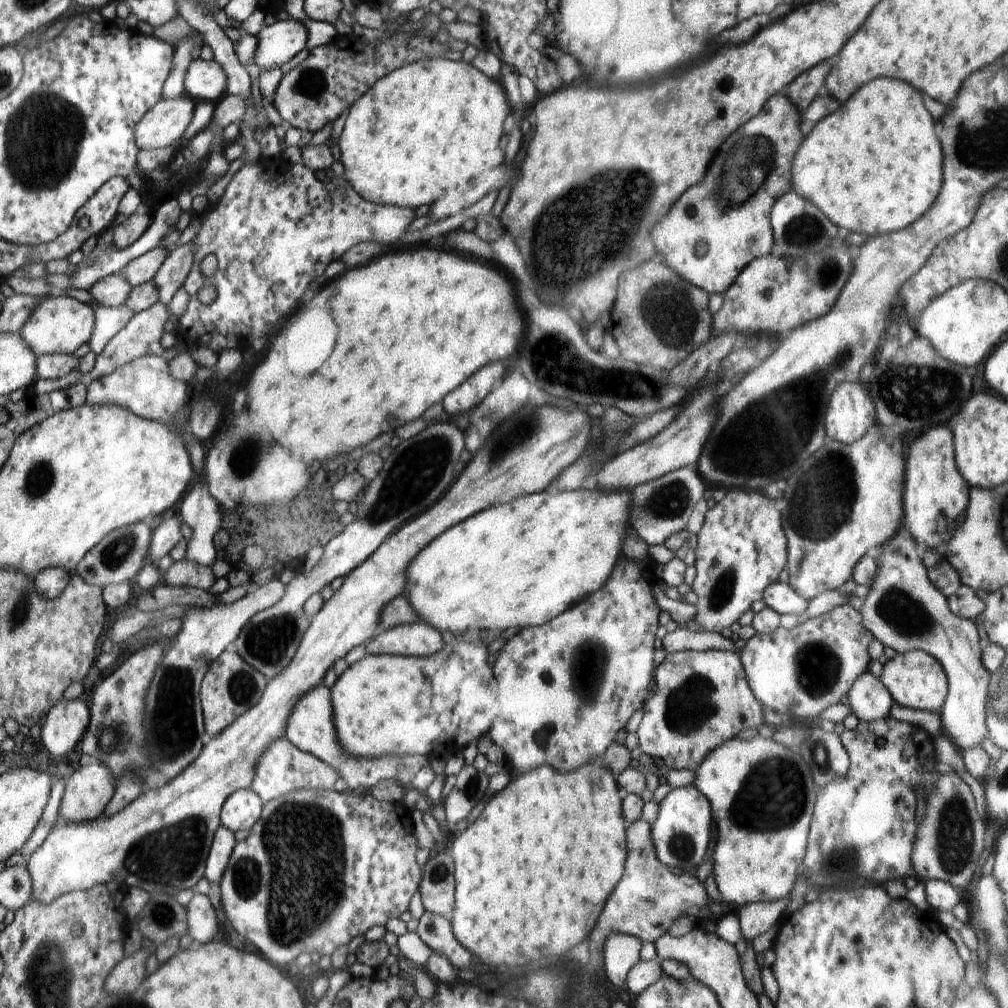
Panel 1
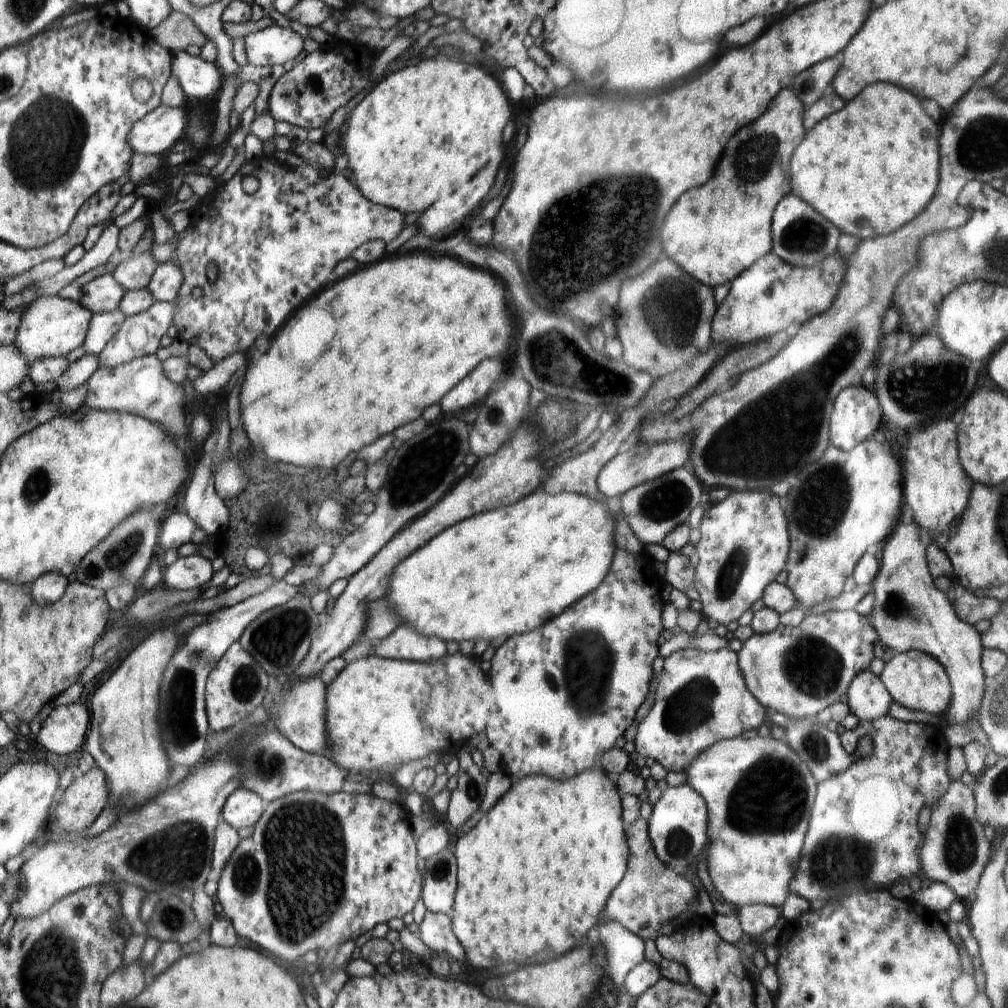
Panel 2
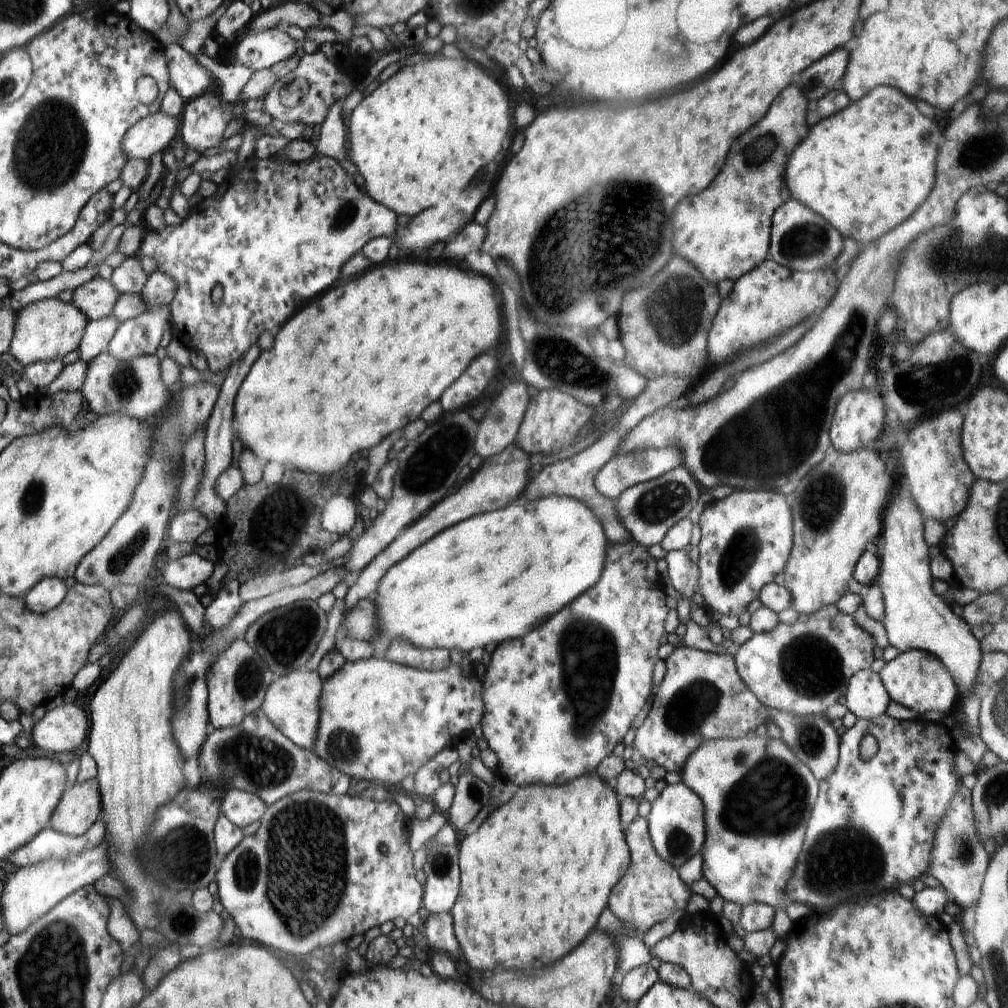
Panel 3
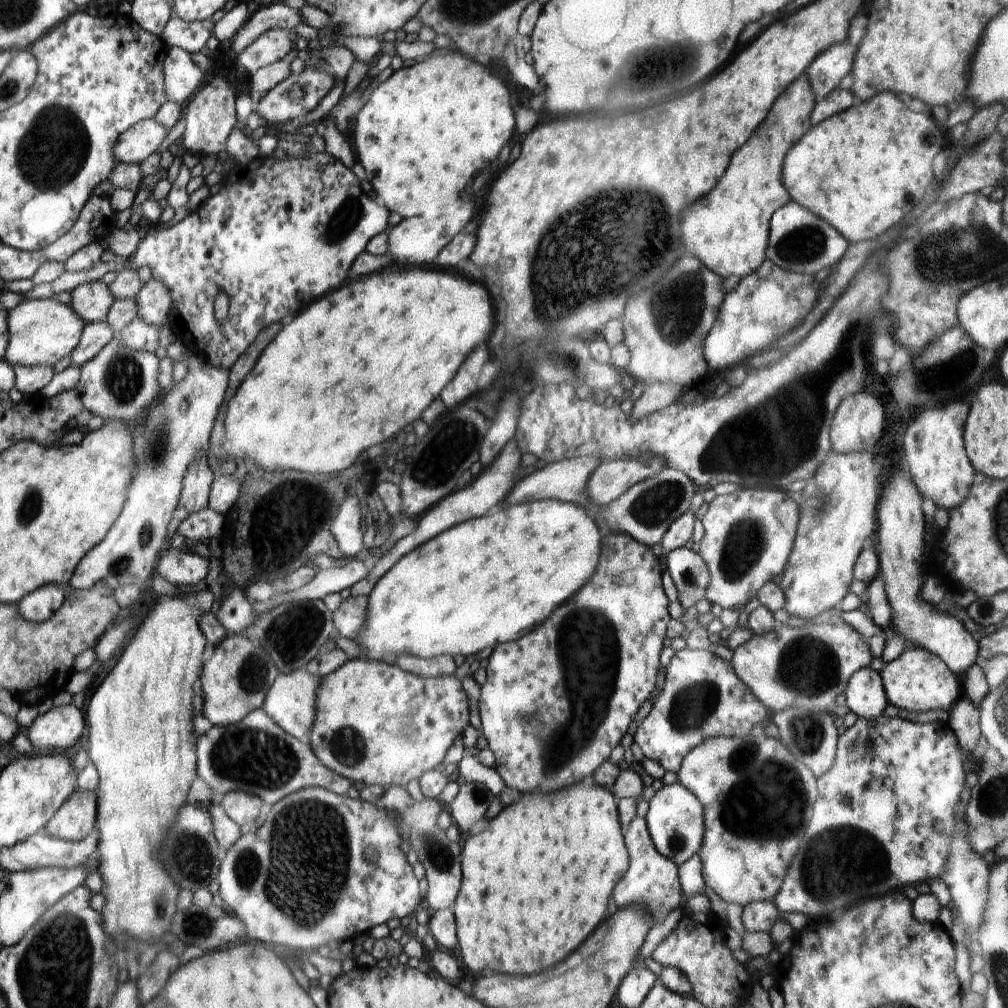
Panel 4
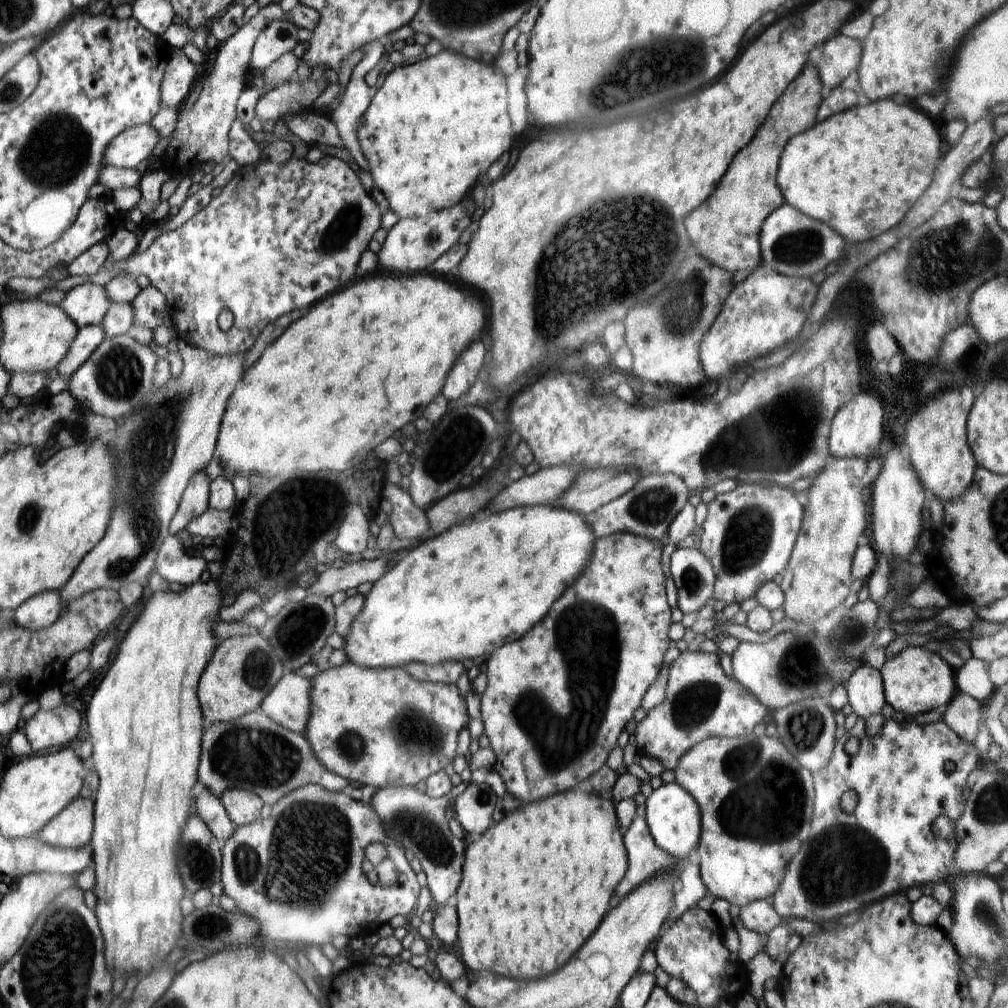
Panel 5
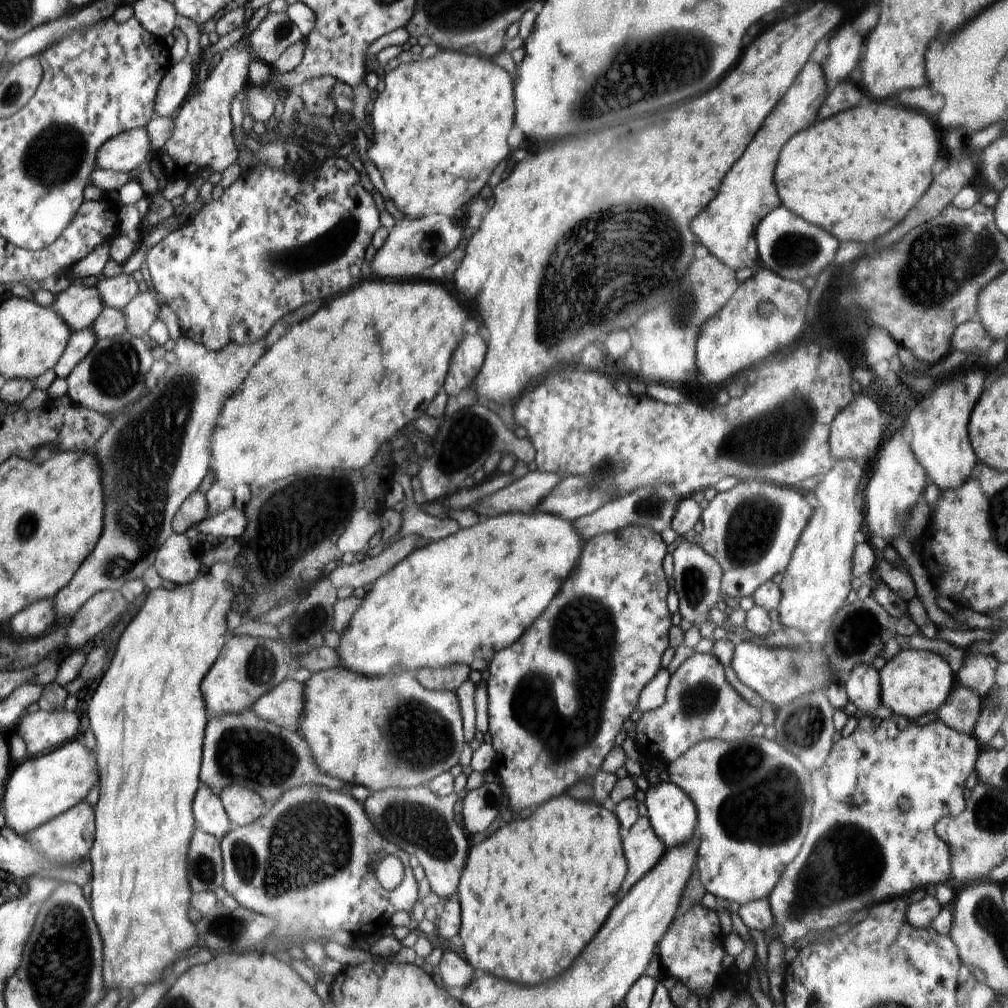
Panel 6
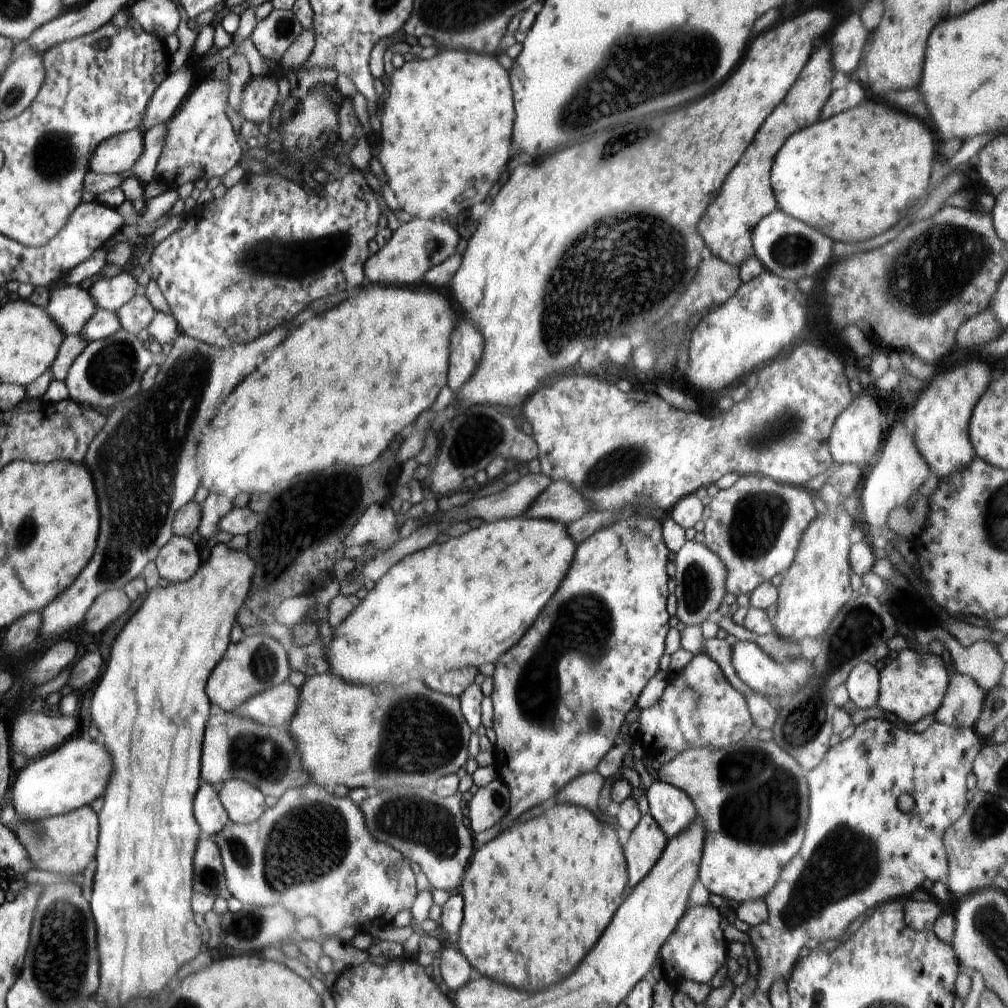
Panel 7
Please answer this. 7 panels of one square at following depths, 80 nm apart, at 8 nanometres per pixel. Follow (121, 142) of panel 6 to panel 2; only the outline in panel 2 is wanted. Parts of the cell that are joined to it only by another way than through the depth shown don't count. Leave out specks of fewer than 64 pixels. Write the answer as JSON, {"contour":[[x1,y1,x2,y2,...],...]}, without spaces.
{"contour":[[157,106,132,128,130,144,137,153,162,156,184,134,184,126,182,108]]}

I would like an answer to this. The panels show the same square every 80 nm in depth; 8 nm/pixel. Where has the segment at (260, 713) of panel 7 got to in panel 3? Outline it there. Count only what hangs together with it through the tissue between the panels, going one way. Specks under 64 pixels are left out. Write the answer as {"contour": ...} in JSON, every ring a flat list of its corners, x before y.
{"contour":[[305,667,292,671,290,674,278,677,271,684,263,701,262,711,273,722,274,726,283,731,286,738,298,746,313,750,318,740,320,720,320,695,323,689,323,679,317,671]]}

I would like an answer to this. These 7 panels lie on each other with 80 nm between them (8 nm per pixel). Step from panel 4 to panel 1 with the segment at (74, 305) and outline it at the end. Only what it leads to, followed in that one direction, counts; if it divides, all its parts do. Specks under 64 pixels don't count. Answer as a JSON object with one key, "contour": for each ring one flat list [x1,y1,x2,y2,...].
{"contour":[[121,274,108,275,87,290,97,303,95,306,118,308,125,304,131,286]]}

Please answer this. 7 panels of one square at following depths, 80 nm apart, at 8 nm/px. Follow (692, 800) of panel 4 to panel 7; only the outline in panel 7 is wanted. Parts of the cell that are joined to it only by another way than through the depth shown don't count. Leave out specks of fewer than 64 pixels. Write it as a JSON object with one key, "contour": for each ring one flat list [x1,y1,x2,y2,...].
{"contour":[[655,779,645,795,649,813,669,840,683,833,696,820,697,812,692,799,671,784]]}

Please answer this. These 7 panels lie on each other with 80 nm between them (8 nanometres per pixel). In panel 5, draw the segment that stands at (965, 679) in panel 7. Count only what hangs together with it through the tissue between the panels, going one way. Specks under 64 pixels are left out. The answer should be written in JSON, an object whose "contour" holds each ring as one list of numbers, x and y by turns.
{"contour":[[958,691,946,708,942,709,942,721,964,742,973,744,982,718,982,705,969,694]]}

